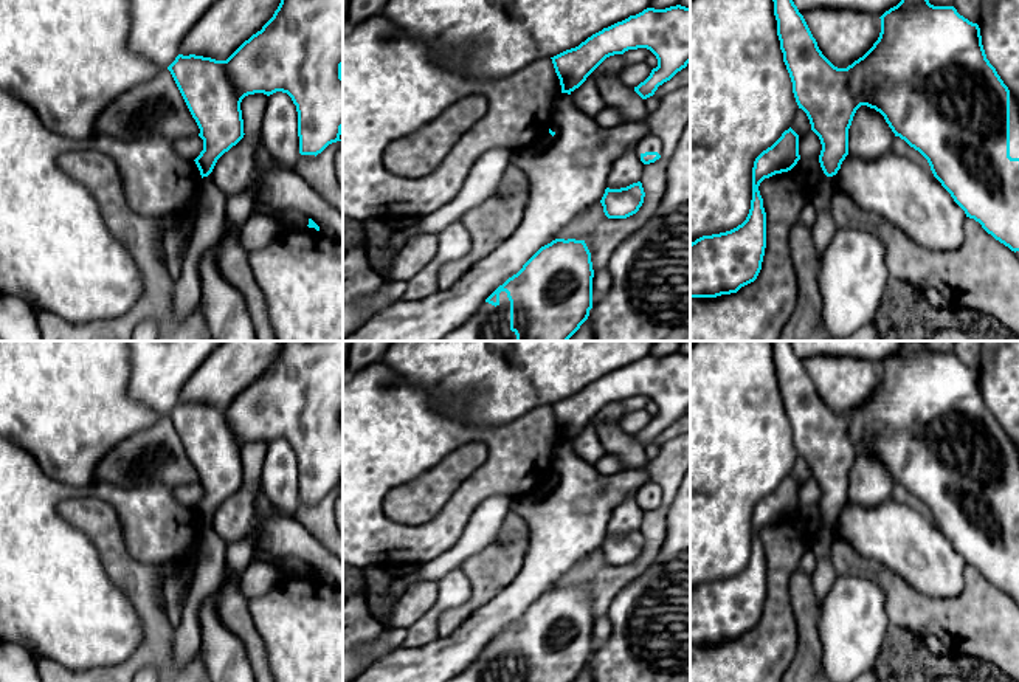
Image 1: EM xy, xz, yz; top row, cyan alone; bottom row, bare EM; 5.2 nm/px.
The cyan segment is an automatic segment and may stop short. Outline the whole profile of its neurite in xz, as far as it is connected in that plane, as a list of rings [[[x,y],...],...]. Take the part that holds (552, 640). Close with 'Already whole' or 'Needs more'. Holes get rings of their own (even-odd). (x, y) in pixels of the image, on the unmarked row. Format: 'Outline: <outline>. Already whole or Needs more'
Outline: [[[555,586],[541,594],[464,673],[448,682],[574,682],[592,656],[592,625],[585,587]]]. Needs more

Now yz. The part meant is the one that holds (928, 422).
Outline: [[[772,341],[772,349],[780,397],[783,400],[783,409],[793,429],[796,450],[799,456],[807,460],[811,477],[819,484],[822,491],[819,510],[824,521],[827,524],[833,524],[841,516],[842,508],[848,502],[848,476],[851,473],[853,463],[861,453],[867,453],[884,463],[895,484],[904,487],[910,494],[918,498],[927,507],[934,524],[951,541],[954,549],[965,558],[966,564],[979,569],[988,581],[1008,594],[1011,598],[1019,598],[1019,505],[1010,504],[1010,437],[997,422],[996,415],[986,406],[979,372],[960,363],[954,353],[931,352],[926,341],[904,341],[896,353],[890,355],[879,364],[881,380],[873,394],[847,415],[838,415],[819,397],[817,389],[813,384],[803,363],[794,352],[791,341]]]. Already whole

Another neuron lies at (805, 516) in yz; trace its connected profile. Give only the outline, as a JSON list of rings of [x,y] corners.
[[[800,505],[797,512],[793,515],[793,521],[800,527],[814,533],[814,529],[819,525],[820,510],[816,505],[803,507]]]

